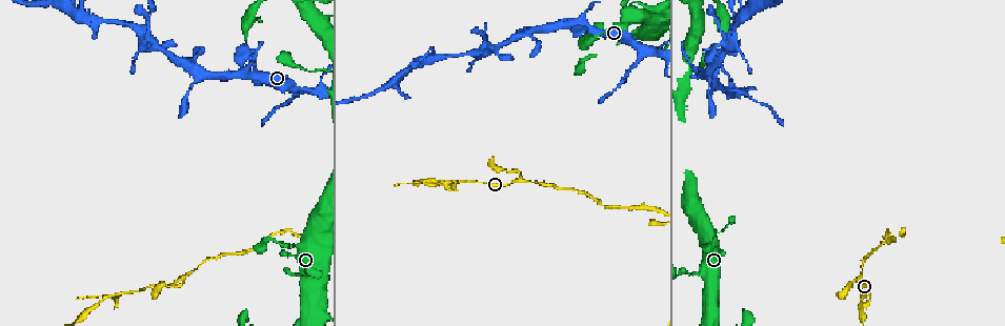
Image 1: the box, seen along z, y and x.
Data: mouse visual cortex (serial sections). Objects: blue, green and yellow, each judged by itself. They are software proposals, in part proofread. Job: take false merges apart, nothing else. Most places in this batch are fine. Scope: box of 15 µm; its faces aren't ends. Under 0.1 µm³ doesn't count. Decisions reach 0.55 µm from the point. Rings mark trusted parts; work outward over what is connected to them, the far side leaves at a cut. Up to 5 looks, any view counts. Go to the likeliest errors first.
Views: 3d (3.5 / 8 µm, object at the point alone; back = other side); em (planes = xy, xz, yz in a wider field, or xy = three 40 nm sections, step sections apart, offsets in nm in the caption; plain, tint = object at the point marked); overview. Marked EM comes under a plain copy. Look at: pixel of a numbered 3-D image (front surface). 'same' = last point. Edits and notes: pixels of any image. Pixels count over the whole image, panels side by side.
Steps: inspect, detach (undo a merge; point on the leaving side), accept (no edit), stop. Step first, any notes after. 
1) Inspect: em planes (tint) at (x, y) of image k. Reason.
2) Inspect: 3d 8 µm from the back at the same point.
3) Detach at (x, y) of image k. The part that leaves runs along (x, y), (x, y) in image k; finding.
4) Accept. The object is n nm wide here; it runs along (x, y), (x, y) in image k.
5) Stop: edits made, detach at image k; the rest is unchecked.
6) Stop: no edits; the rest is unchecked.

Inspect: 3d 8 µm at (858, 279) of image 1. Sharp bend.

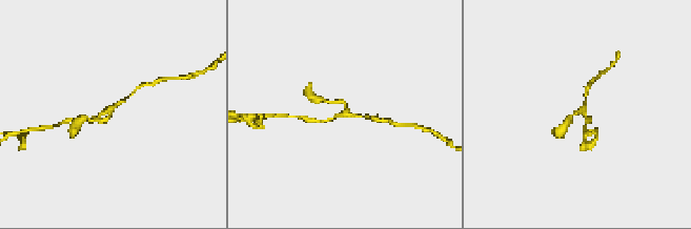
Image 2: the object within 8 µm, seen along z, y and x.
Inspect: 3d 3.5 µm at (341, 114) of image 2. Zoom in.

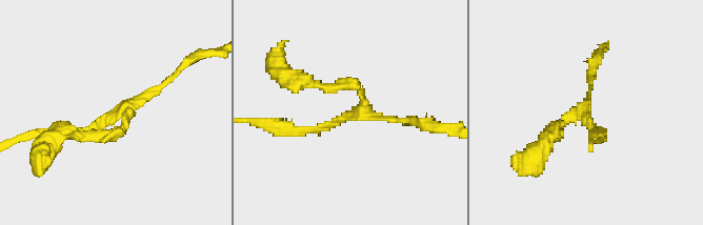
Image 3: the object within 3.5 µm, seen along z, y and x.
Accept. It runs along (61, 131), (94, 131), (178, 69) in image 3; continuous, no second cell.

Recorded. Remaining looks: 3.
Inspect: 3d 8 µm at (322, 84) of image 1. Three arms meet.

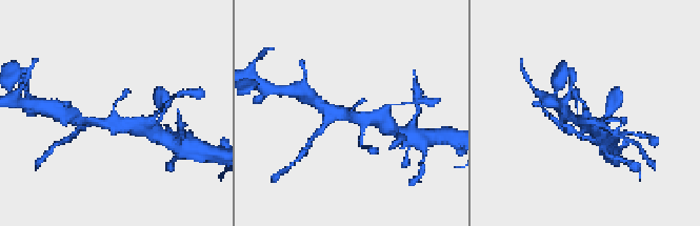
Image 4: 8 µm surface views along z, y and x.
Inspect: 3d 3.5 µm from the back at (585, 111) of image 4. Closer look.

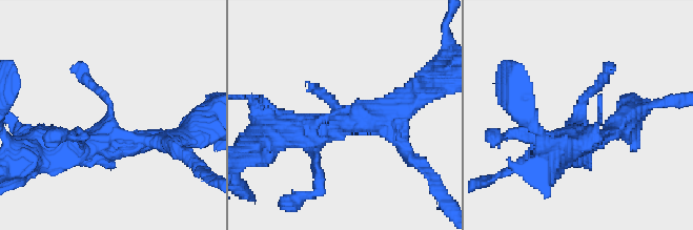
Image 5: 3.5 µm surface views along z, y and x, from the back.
Inspect: em planes (tint) at (110, 117) of image 5. 3 arms meet here; the arms are 150, 300, 350 nm wide; now the EM.

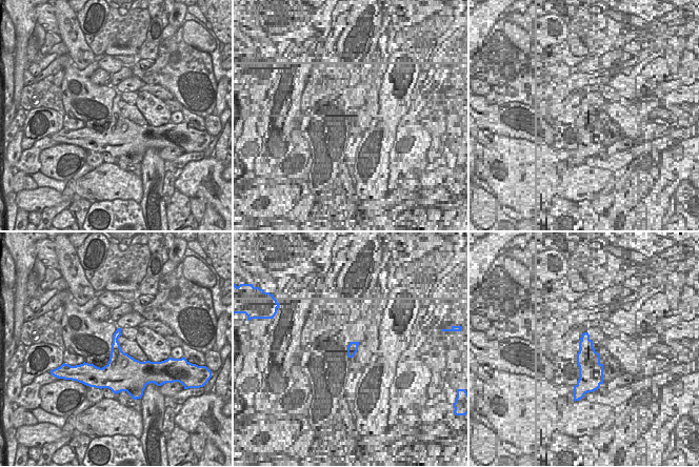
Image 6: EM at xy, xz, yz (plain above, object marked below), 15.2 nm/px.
Accept. The object is 380 nm wide here; it runs along (149, 136), (117, 145), (107, 100), (72, 67) in image 5; continuous, no second cell.

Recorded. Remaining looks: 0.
Stop: no edits; the rest is unchecked.

